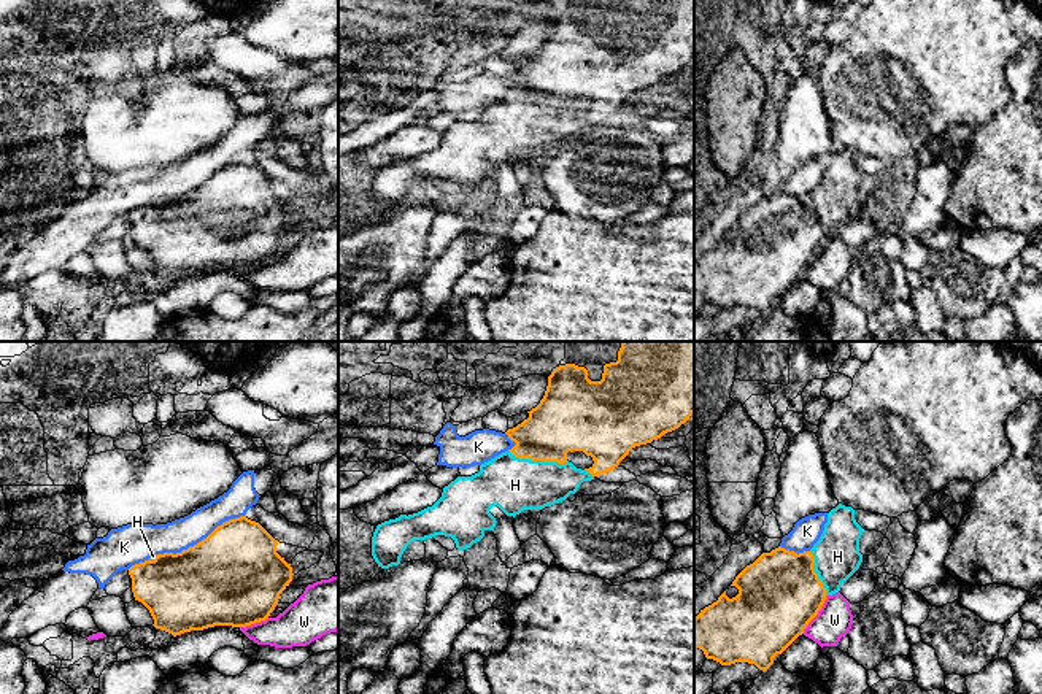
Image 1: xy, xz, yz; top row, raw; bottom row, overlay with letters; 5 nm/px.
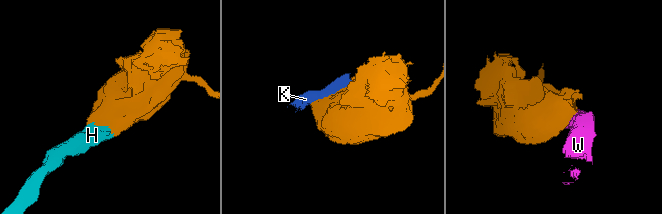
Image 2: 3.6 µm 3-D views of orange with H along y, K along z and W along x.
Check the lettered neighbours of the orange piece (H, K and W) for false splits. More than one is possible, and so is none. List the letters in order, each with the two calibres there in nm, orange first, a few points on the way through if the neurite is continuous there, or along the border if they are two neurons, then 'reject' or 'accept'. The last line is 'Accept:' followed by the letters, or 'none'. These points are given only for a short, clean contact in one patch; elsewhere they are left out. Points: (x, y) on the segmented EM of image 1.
H: 320/280 nm | accept
K: 500/160 nm | reject
W: 420/180 nm | reject
Accept: H

